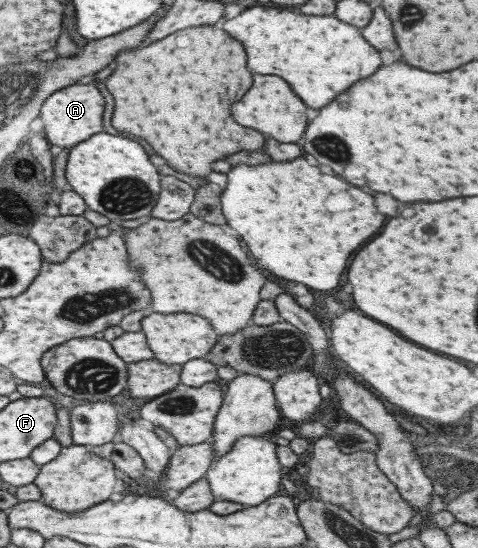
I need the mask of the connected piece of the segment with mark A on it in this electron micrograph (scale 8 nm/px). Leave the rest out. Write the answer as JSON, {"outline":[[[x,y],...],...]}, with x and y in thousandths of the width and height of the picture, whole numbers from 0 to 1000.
{"outline":[[[178,148],[113,166],[82,197],[82,217],[88,217],[90,235],[86,245],[103,265],[119,265],[128,270],[151,268],[190,246],[213,241],[215,193],[218,184],[205,162]]]}

